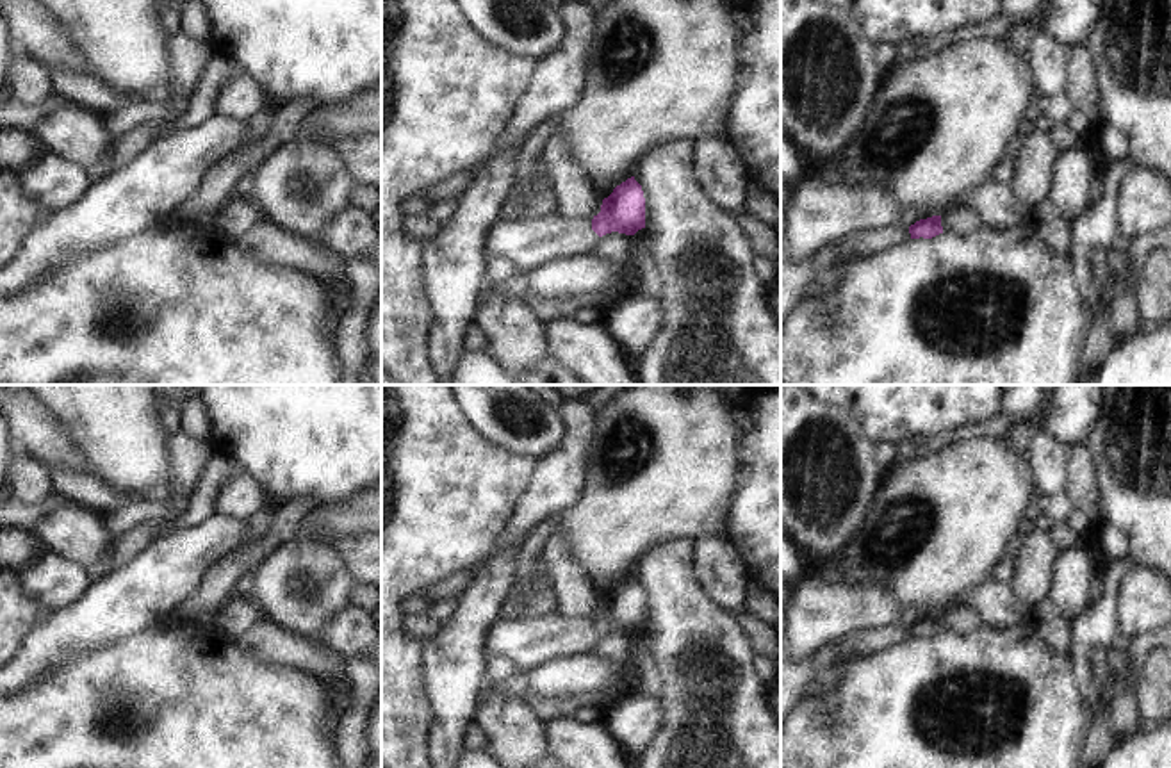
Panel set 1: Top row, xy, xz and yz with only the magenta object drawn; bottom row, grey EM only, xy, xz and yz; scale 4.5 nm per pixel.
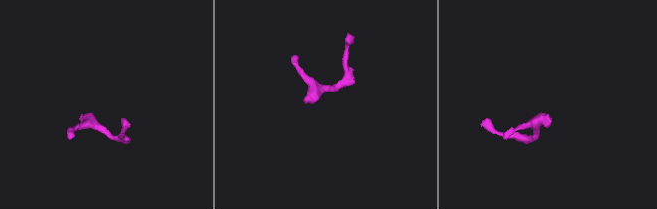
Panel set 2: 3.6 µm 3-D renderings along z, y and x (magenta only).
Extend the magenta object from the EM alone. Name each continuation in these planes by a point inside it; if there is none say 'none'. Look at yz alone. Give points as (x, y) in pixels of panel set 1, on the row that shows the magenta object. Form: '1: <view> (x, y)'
none

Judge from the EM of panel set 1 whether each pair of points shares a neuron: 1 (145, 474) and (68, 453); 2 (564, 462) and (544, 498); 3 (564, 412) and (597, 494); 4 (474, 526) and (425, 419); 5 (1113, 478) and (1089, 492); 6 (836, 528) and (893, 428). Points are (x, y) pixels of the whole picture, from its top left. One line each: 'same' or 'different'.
1: different
2: same
3: different
4: same
5: different
6: different

